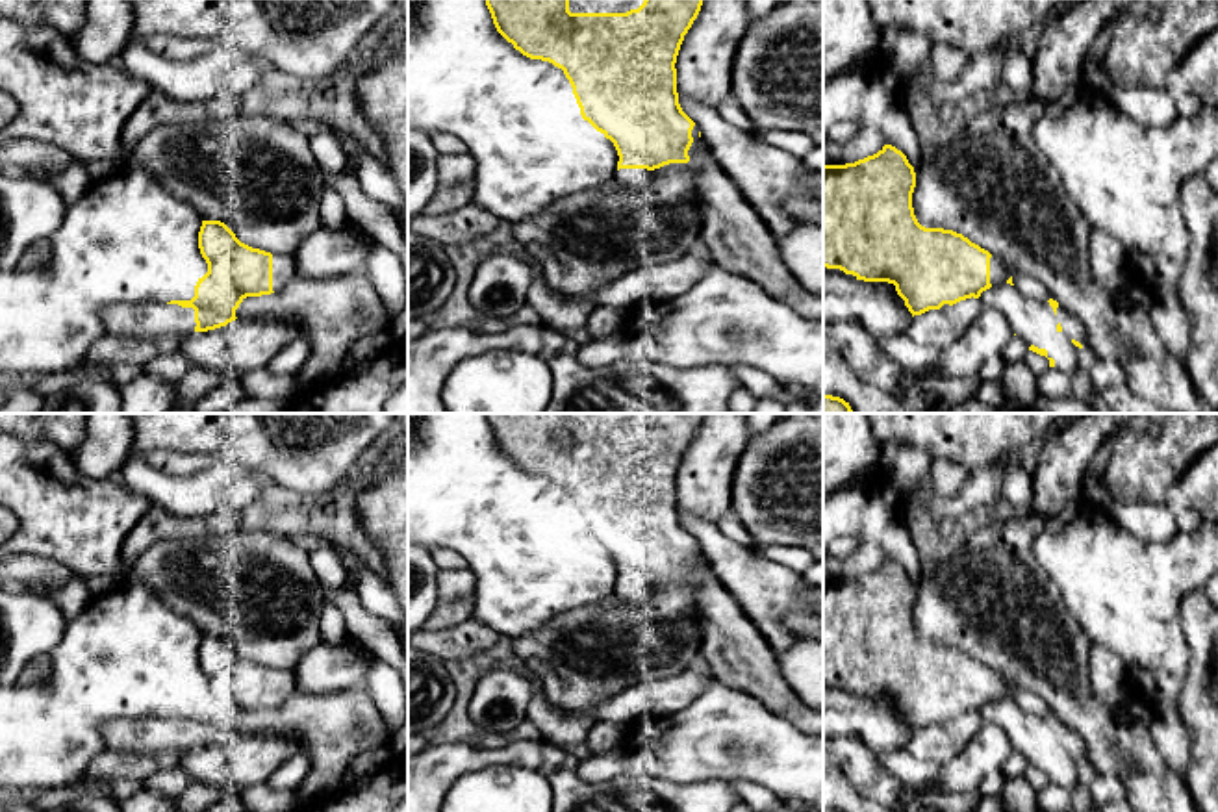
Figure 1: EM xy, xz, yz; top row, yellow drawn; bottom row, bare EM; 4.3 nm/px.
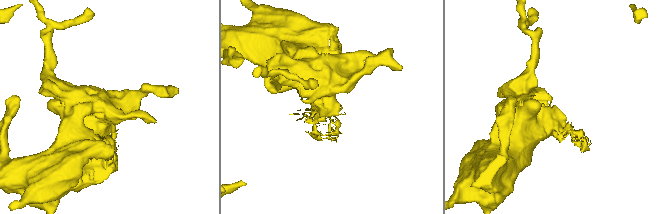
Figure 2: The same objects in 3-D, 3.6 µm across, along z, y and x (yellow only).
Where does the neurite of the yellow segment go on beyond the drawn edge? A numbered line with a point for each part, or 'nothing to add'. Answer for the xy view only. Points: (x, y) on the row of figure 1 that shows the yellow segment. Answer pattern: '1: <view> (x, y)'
1: xy (284, 267)

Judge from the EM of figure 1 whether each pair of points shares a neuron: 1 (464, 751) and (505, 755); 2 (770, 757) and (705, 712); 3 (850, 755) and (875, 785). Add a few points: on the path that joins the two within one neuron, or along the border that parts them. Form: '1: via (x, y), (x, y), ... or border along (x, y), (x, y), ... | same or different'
1: via (473, 755), (495, 755) | same
2: via (753, 744), (722, 729) | same
3: via (857, 762), (870, 777) | same

